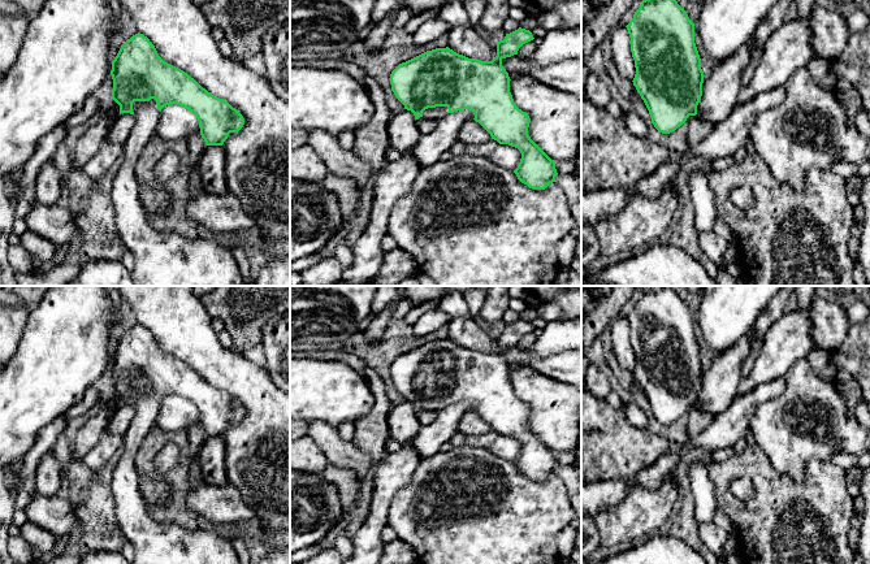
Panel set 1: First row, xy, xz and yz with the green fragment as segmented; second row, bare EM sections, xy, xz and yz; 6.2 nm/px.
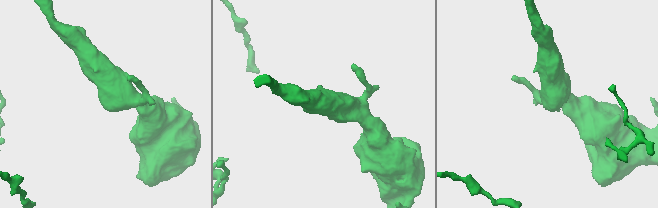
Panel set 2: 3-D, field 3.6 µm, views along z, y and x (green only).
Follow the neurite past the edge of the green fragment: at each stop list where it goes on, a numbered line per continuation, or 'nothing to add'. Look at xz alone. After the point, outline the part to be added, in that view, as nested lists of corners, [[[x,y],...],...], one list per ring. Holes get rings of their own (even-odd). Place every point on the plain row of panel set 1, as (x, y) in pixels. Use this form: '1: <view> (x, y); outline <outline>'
1: xz (436, 404); outline [[[447,398],[428,399],[423,403],[423,408],[429,411],[441,411],[449,405]]]

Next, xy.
1: xy (154, 543); outline [[[156,391],[134,392],[134,417],[124,434],[122,456],[112,474],[117,522],[134,548],[131,564],[241,564],[231,542],[217,532],[153,521],[139,493],[135,456],[160,411]]]

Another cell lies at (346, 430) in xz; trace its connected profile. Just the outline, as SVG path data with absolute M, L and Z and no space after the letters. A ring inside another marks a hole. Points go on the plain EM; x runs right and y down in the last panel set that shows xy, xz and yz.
M343 422L338 426L338 433L342 439L352 441L355 435L355 424L354 422Z

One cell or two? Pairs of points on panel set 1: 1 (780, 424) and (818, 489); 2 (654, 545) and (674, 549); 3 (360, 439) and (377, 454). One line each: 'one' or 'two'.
1: two
2: one
3: one

